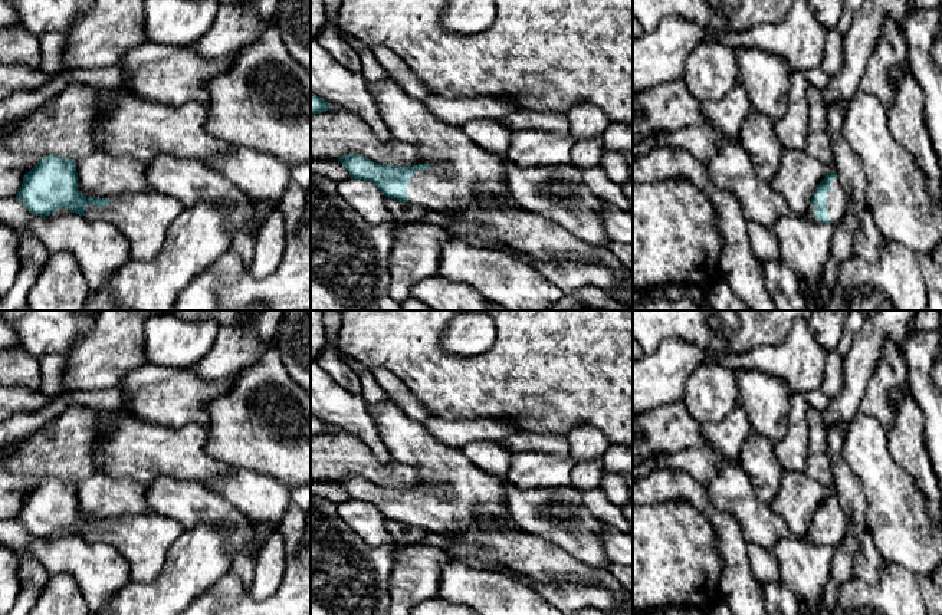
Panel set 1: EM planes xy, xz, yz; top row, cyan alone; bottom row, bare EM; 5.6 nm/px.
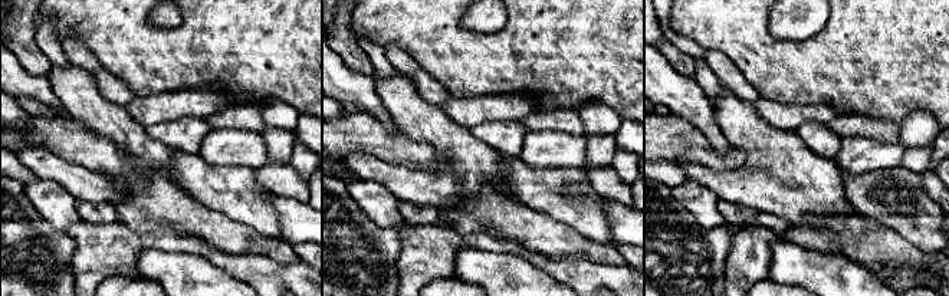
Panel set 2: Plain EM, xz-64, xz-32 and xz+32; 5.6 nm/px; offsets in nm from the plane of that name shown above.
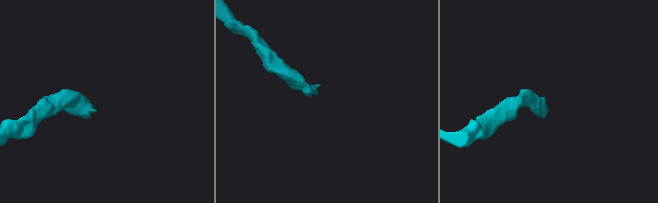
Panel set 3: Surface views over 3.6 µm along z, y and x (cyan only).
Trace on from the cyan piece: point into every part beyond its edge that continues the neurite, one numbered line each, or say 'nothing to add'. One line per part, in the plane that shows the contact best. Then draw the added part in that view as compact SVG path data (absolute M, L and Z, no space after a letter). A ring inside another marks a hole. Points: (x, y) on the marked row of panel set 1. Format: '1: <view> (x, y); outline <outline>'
1: xz (460, 173); outline M391 78L367 86L390 134L417 145L419 164L430 165L411 177L407 203L444 214L462 214L473 203L513 204L500 157L483 151L460 126L439 124Z

